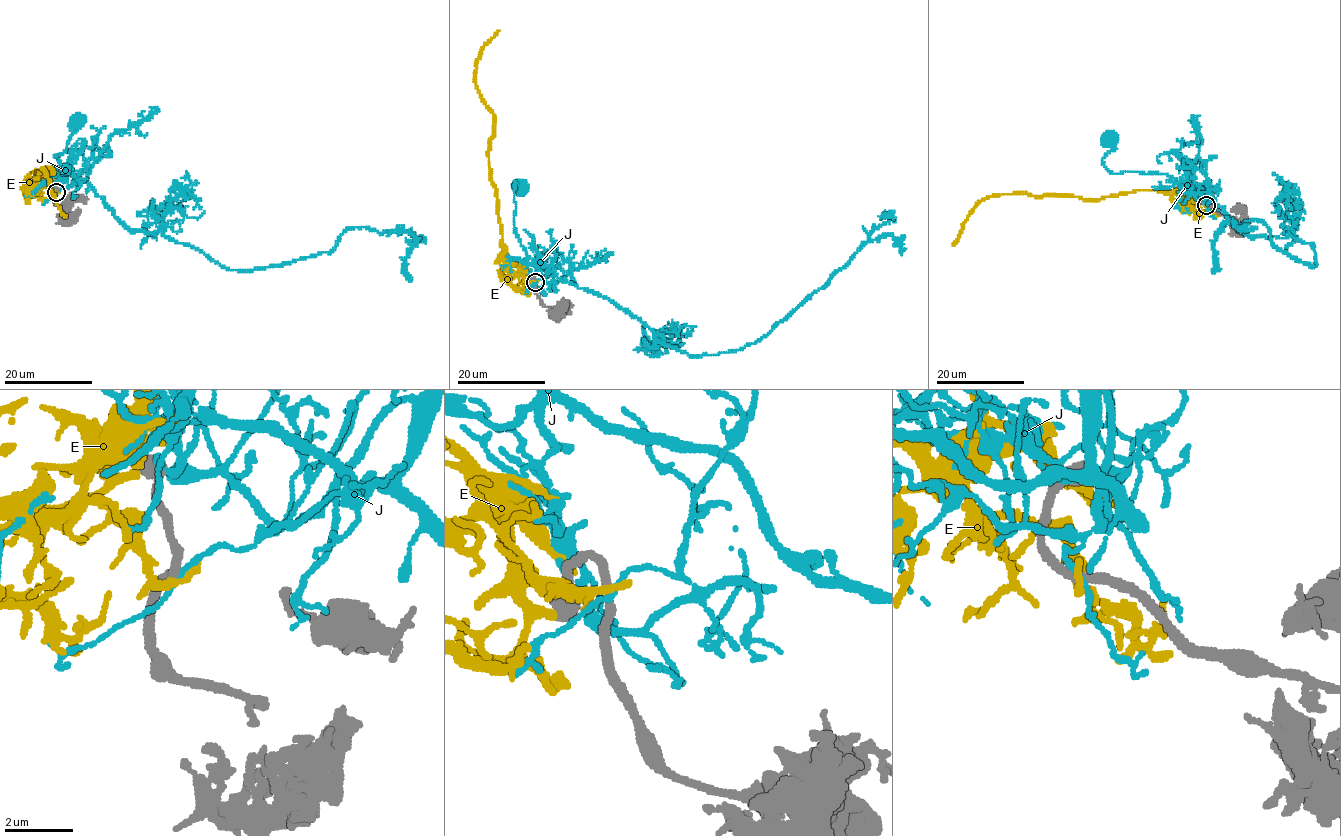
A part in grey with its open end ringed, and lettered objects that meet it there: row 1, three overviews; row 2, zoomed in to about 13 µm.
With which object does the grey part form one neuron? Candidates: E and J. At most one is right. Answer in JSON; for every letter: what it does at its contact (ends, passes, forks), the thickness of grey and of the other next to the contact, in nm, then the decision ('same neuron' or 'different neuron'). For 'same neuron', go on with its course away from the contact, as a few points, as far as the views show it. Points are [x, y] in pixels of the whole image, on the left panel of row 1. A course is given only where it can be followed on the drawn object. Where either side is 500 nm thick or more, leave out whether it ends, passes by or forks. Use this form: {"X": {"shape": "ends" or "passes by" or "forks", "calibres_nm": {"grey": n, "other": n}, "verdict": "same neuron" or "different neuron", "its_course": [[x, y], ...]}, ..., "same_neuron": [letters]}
{"E": {"shape": "passes by", "calibres_nm": {"grey": 280, "other": 240}, "verdict": "same neuron", "its_course": [[56, 192], [43, 172], [36, 173], [36, 178], [54, 172], [42, 169], [65, 216]]}, "J": {"shape": "passes by", "calibres_nm": {"grey": 280, "other": 130}, "verdict": "different neuron"}, "same_neuron": ["E"]}

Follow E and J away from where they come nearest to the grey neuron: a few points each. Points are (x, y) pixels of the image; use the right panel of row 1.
E: (1205, 206), (1182, 188), (1096, 199), (1024, 192), (989, 195), (967, 217), (953, 245)
J: (1207, 205), (1192, 192), (1250, 236), (1312, 244), (1316, 262), (1279, 250), (1258, 220), (1224, 221), (1212, 273)

